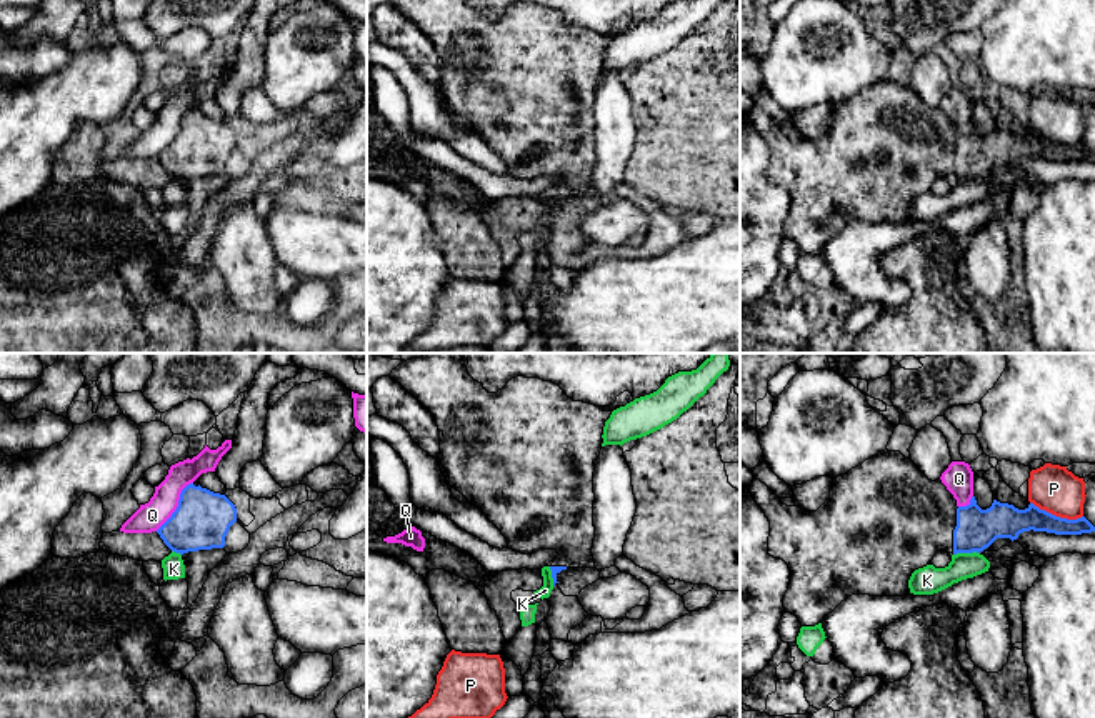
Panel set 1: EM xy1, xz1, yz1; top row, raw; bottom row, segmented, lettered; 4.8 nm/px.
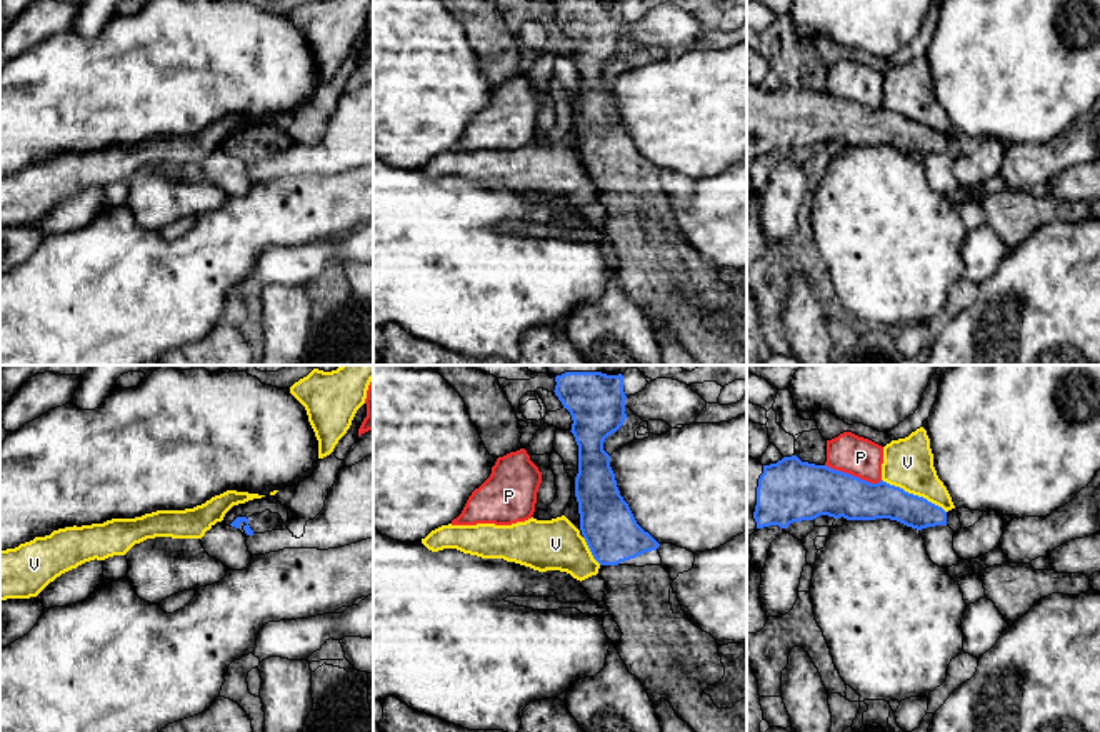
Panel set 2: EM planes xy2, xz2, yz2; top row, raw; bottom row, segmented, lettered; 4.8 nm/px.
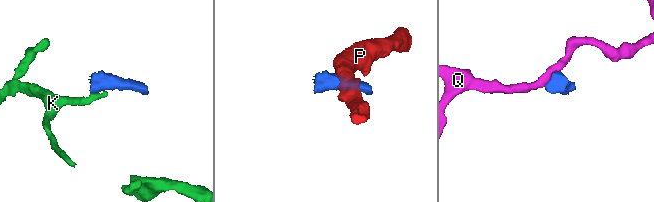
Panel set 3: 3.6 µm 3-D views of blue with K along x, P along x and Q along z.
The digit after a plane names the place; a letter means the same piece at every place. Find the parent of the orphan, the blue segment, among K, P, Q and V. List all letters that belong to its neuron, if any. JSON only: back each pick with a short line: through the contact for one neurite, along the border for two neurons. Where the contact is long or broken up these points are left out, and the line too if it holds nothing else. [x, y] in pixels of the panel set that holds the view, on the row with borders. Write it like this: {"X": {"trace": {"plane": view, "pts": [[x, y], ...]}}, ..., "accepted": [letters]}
{"accepted": []}

